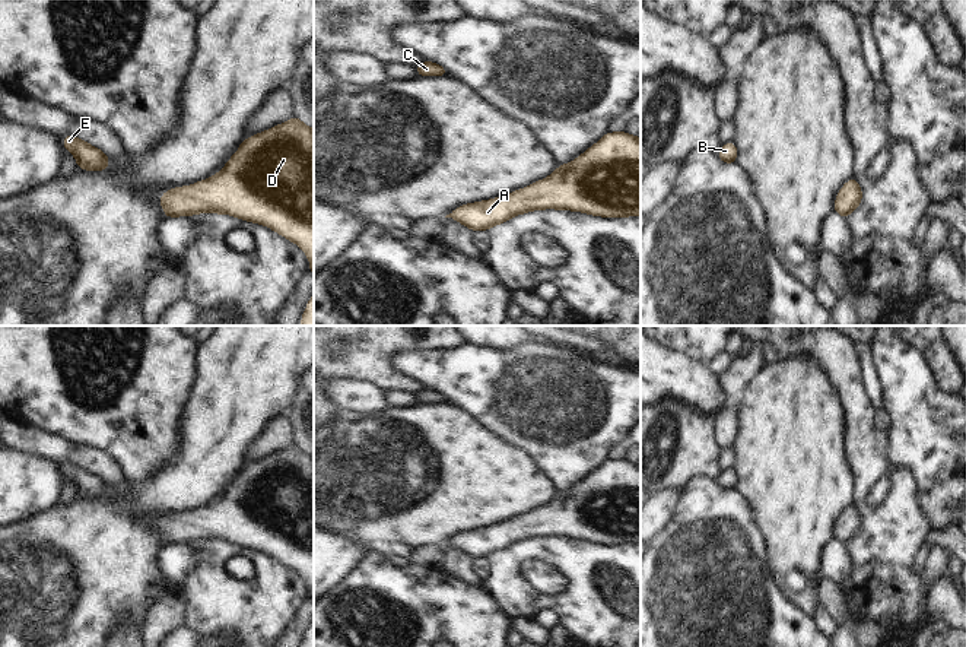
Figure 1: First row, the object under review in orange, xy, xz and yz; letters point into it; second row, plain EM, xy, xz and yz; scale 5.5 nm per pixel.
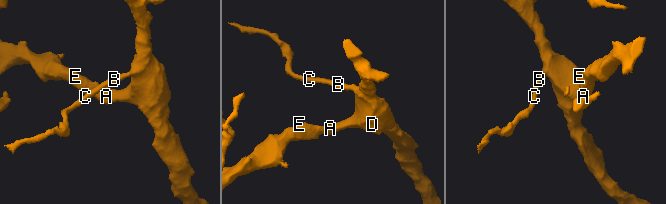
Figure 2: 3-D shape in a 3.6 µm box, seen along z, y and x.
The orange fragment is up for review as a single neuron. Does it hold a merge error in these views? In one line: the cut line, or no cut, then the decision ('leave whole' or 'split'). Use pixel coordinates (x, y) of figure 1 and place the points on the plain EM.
no cut | leave whole

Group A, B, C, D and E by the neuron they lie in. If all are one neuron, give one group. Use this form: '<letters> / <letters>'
A B C D E

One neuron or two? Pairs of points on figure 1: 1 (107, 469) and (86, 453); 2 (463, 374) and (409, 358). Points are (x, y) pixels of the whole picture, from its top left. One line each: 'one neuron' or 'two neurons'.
1: one neuron
2: one neuron

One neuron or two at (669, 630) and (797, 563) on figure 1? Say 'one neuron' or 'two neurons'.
two neurons

